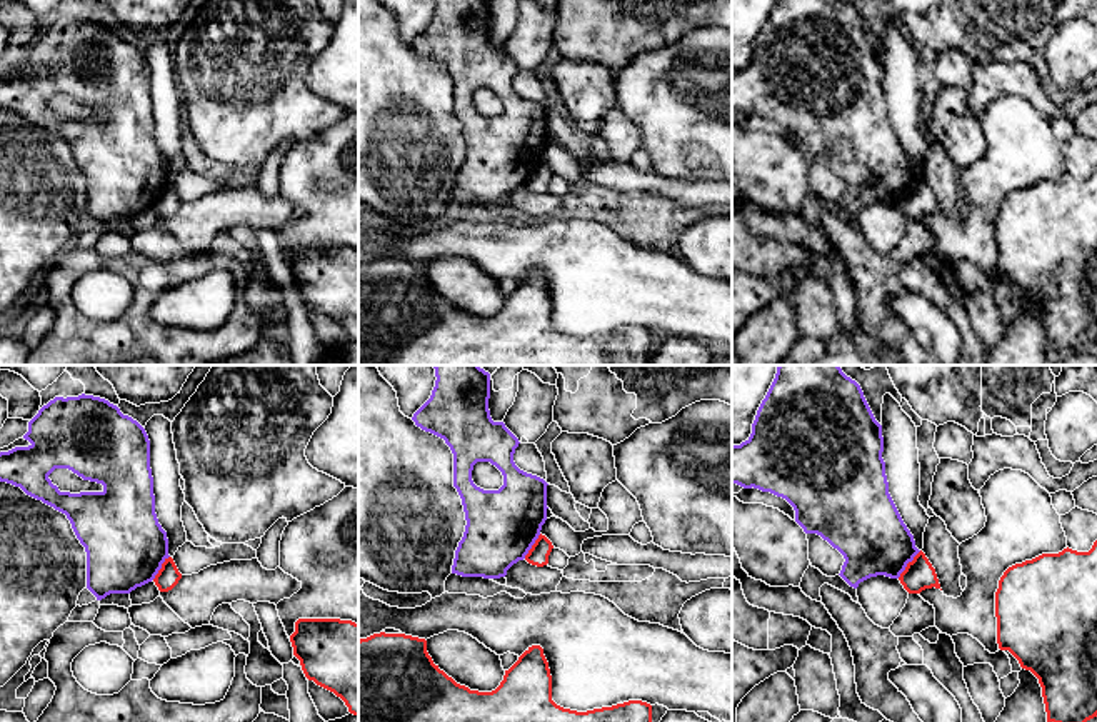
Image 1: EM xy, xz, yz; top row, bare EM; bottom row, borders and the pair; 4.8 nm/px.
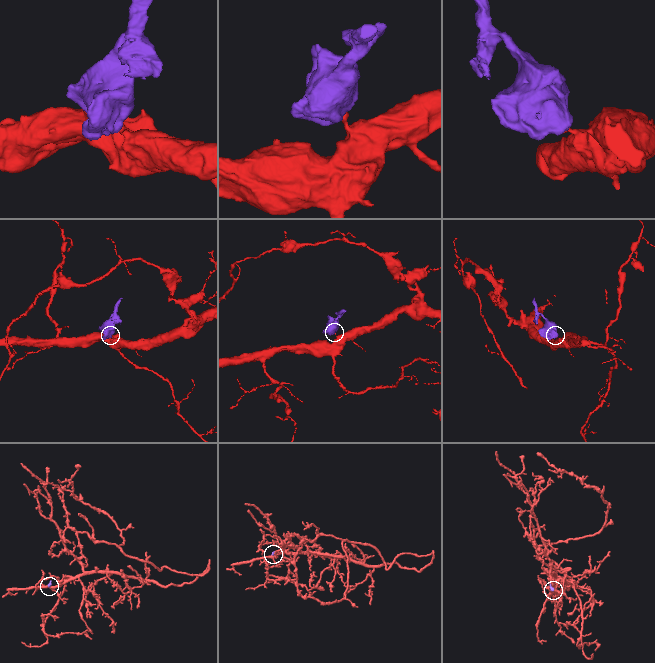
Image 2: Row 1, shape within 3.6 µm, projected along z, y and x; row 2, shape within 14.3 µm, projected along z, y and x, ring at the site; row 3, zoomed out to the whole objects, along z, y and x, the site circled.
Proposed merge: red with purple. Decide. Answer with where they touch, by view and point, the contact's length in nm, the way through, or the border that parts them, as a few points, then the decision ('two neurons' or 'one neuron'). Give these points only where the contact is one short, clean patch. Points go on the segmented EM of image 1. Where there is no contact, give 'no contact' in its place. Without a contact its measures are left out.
yz (907, 564) | 180 nm | along yz (921, 551), (897, 577) | two neurons

